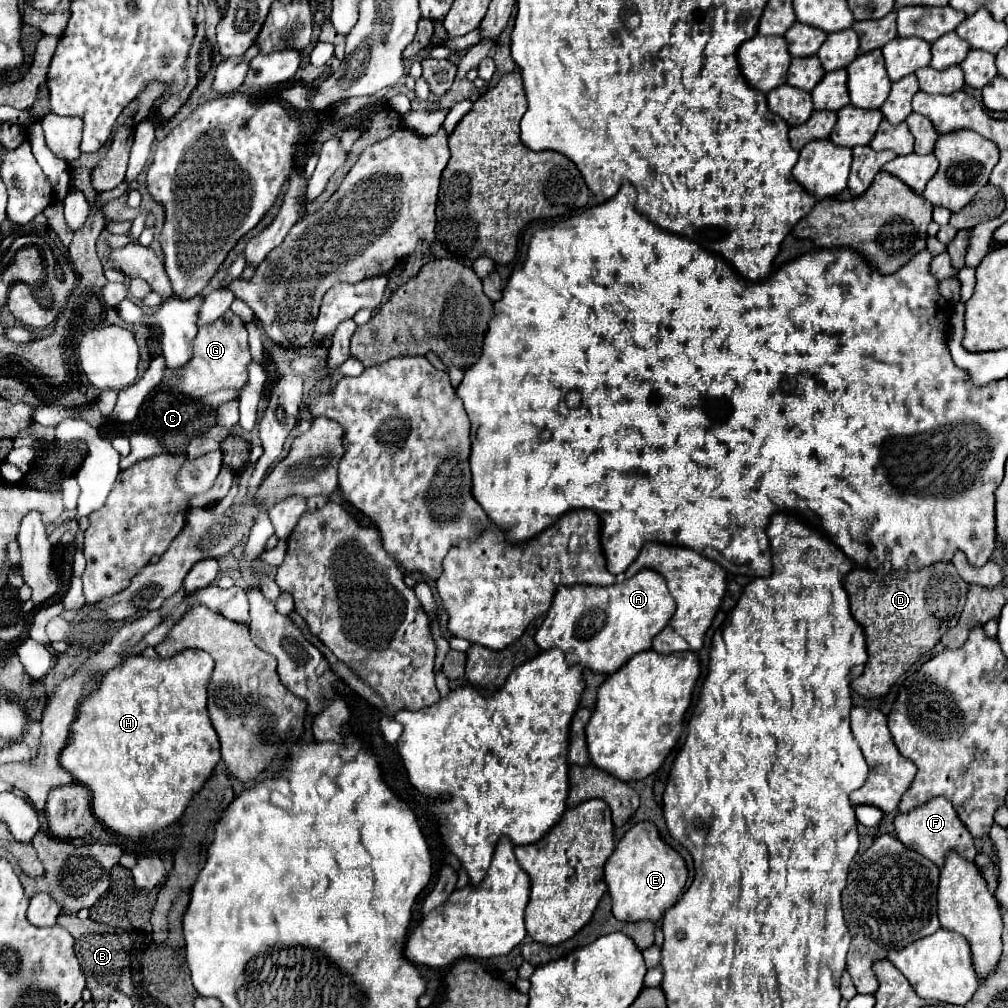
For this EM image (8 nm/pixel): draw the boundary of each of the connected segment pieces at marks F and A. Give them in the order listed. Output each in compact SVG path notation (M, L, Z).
M939 796L931 798L931 802L925 802L919 808L913 808L909 812L899 812L893 818L893 826L895 826L897 838L905 846L911 846L911 850L921 852L925 858L929 858L939 868L943 866L943 856L949 850L957 850L967 860L973 860L977 854L975 846L973 846L973 838L971 838L969 830L965 828L965 824L957 818L957 812L953 810L951 802L945 798L939 798Z
M641 570L633 578L625 578L613 586L587 586L587 584L559 586L553 604L547 612L547 618L539 628L539 632L535 634L535 642L541 650L549 648L563 650L565 660L569 664L581 664L593 672L613 674L633 654L651 648L651 640L667 626L673 612L675 612L675 600L667 590L665 578L653 570Z

